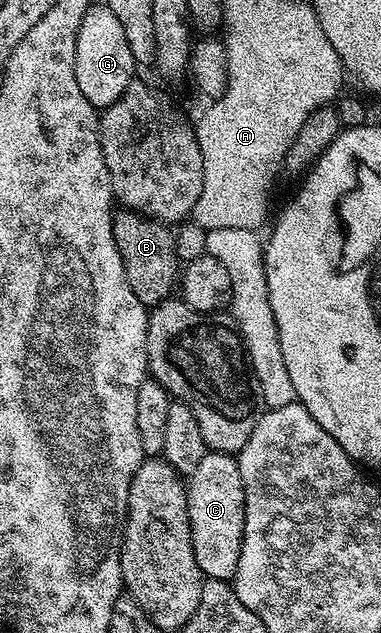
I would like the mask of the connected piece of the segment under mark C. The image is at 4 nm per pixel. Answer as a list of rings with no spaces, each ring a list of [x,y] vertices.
[[[206,451],[195,474],[187,478],[185,493],[195,562],[199,562],[202,577],[232,581],[239,566],[239,550],[243,542],[245,521],[245,491],[243,478],[239,478],[236,455]]]

